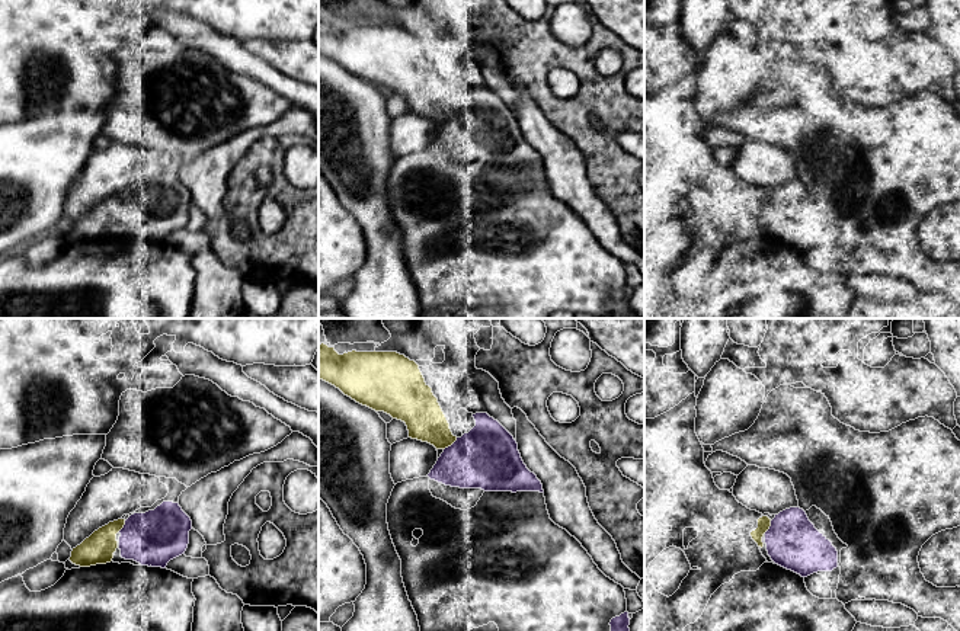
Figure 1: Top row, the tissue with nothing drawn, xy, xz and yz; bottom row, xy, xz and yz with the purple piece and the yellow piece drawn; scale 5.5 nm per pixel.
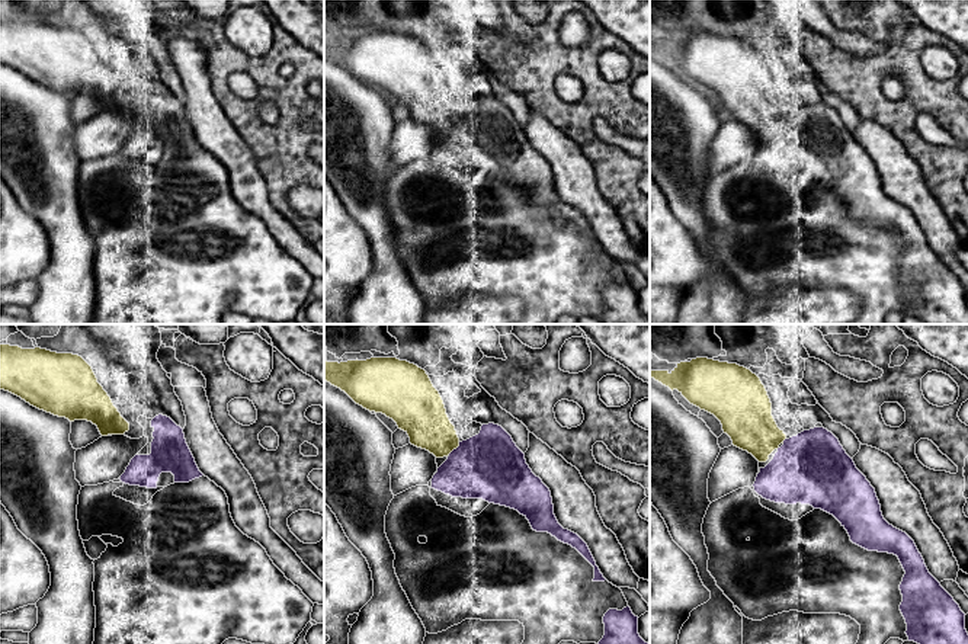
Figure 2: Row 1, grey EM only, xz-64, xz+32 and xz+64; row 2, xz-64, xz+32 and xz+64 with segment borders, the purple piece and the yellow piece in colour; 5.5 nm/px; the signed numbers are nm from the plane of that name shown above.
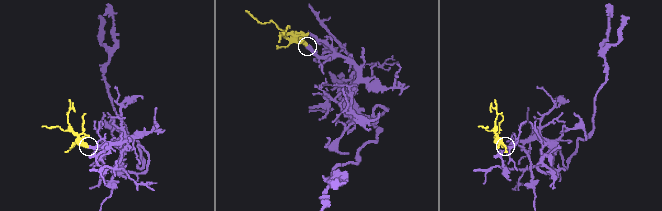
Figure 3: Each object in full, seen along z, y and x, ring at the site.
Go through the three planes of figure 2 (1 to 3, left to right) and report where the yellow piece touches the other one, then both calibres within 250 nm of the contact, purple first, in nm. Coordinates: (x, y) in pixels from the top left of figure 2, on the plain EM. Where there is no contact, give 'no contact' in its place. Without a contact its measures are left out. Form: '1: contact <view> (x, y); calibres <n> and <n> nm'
1: no contact
2: contact xz+32 (454, 124); calibres 380 and 260 nm
3: contact xz+64 (784, 115); calibres 400 and 280 nm

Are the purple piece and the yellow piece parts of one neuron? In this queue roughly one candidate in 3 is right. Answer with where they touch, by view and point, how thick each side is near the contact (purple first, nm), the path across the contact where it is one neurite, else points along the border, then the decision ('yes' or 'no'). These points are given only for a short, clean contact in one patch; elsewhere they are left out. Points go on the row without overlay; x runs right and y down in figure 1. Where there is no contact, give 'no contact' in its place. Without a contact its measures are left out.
contact xz (451, 119); calibres 340 and 220 nm; yes

